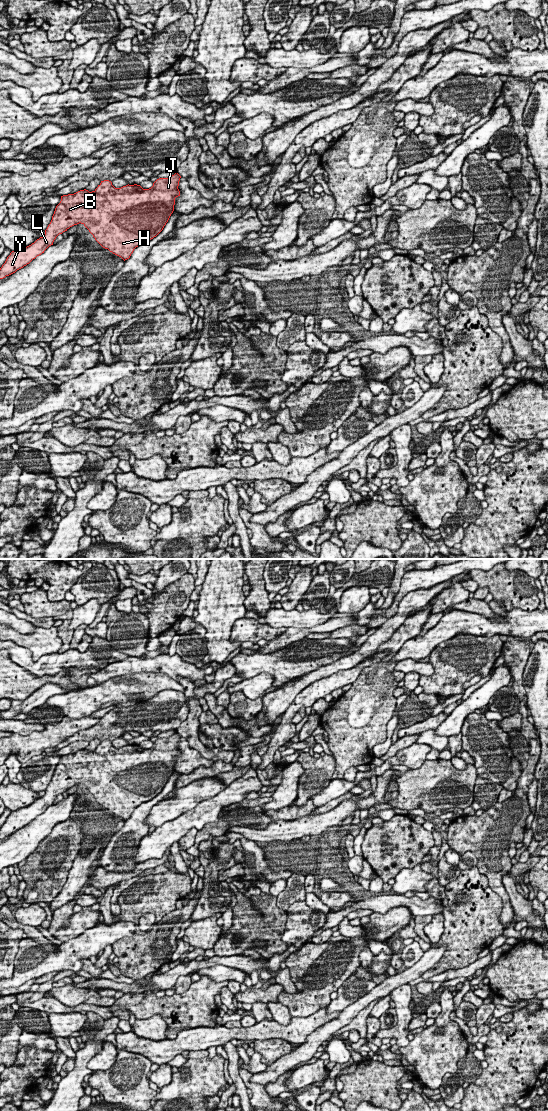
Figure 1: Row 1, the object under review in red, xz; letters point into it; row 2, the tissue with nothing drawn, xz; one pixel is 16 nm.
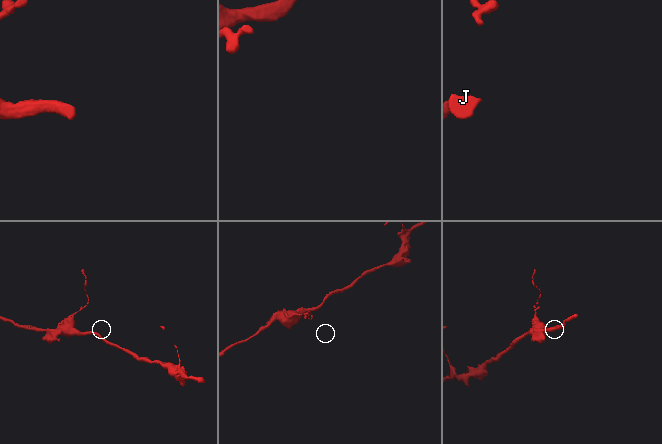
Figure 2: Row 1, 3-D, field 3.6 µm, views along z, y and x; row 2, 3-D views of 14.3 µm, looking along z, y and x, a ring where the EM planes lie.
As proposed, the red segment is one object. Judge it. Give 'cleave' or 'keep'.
keep

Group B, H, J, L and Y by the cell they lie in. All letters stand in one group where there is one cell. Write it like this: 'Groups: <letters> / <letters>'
Groups: B H J L Y

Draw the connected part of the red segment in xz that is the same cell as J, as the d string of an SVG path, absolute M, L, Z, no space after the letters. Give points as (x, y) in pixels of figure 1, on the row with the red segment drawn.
M177 172L168 178L159 178L149 189L143 189L137 184L115 188L111 181L104 180L92 192L84 189L61 196L45 235L27 247L12 251L0 268L0 279L29 264L53 245L59 234L79 223L89 230L103 248L124 261L129 259L136 247L150 241L163 230L174 211L175 198L180 196L178 189L180 178Z

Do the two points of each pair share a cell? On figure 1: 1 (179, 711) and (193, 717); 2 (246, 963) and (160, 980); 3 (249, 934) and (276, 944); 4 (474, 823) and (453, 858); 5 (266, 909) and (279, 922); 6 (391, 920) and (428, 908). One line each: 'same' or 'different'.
1: different
2: same
3: same
4: different
5: same
6: different

